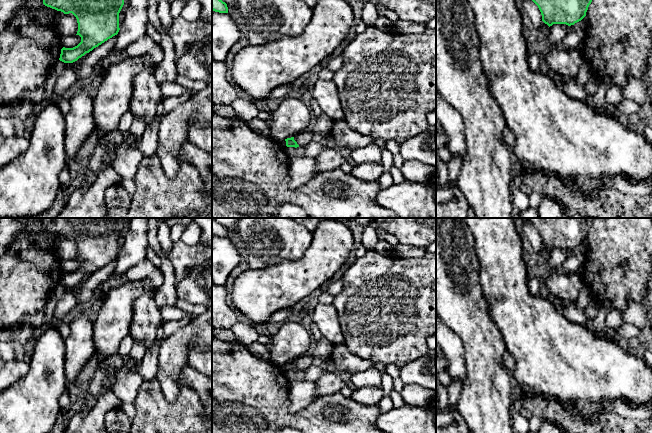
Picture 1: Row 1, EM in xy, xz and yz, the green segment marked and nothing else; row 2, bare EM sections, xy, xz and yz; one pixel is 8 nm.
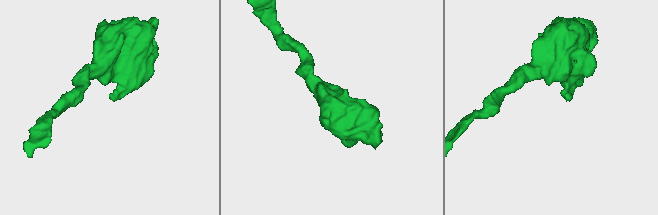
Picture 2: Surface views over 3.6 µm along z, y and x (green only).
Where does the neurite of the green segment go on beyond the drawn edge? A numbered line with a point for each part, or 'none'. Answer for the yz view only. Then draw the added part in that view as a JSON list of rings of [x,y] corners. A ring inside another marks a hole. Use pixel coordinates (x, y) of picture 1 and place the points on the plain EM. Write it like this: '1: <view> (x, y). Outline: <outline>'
none

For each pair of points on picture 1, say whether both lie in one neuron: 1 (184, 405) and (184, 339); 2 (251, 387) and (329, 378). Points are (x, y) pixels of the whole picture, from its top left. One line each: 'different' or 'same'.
1: different
2: different

